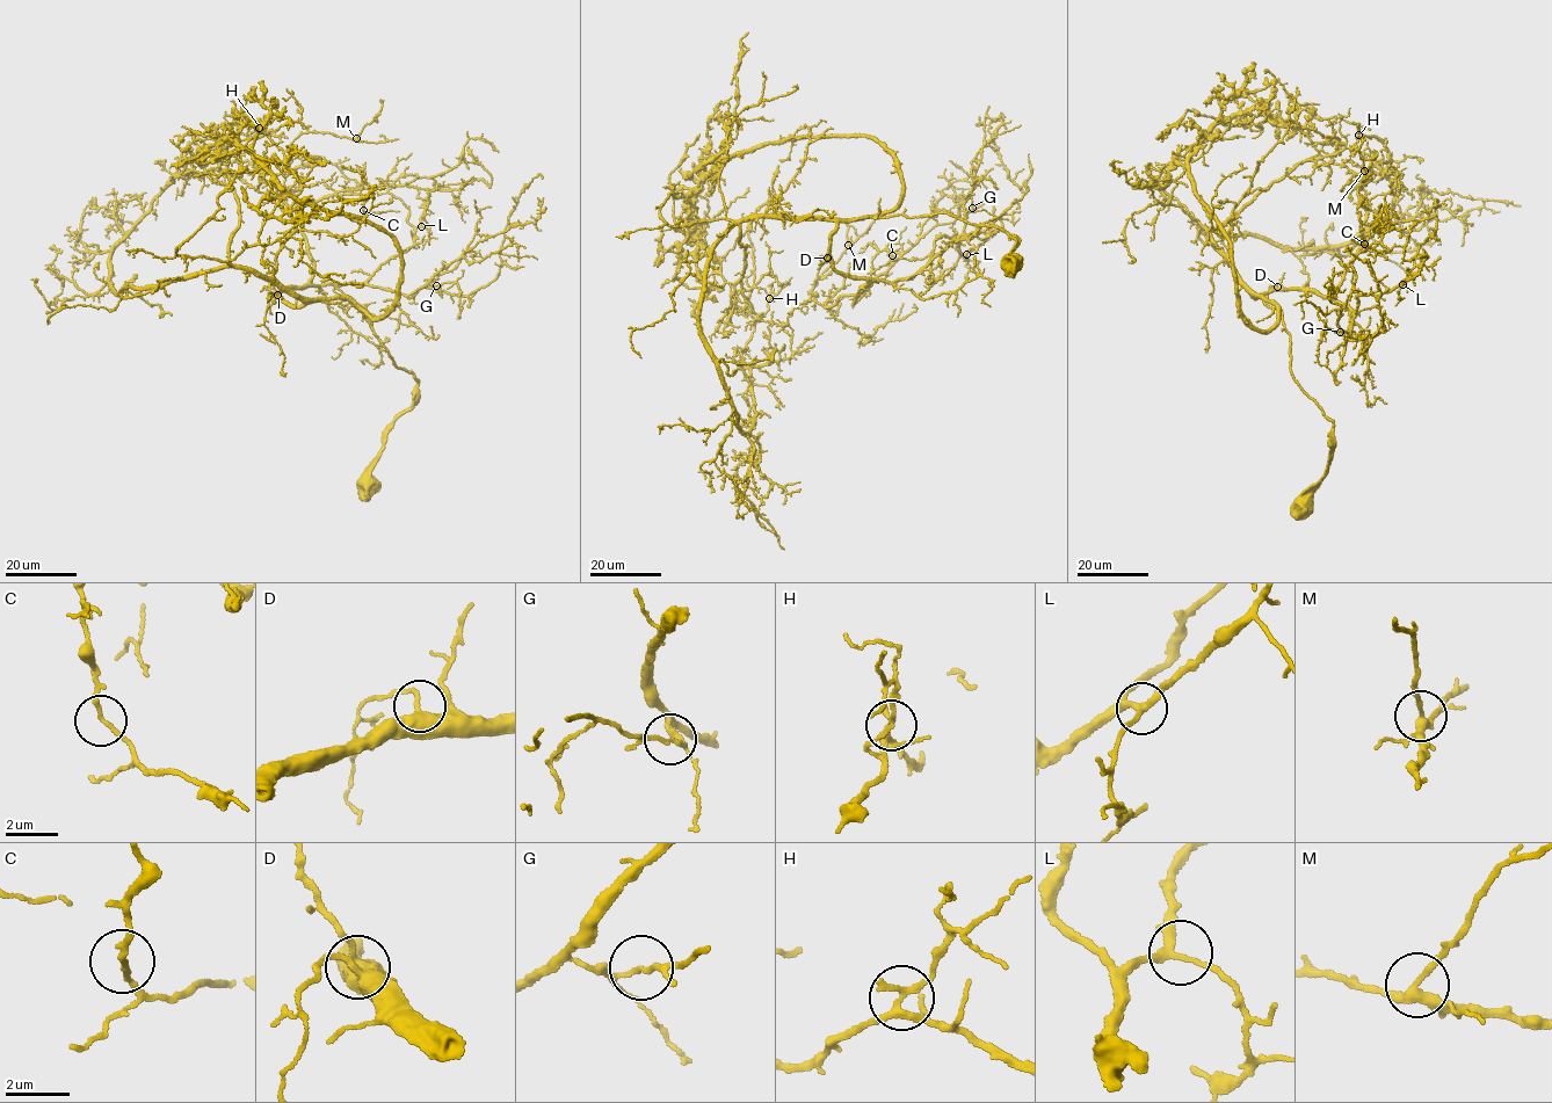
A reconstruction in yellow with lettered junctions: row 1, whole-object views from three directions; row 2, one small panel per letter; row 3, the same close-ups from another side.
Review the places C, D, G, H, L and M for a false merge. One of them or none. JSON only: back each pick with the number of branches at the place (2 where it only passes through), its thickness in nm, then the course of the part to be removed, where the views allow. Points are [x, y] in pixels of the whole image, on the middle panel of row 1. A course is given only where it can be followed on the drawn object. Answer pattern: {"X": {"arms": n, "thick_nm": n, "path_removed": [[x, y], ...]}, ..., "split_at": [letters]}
{"split_at": []}

